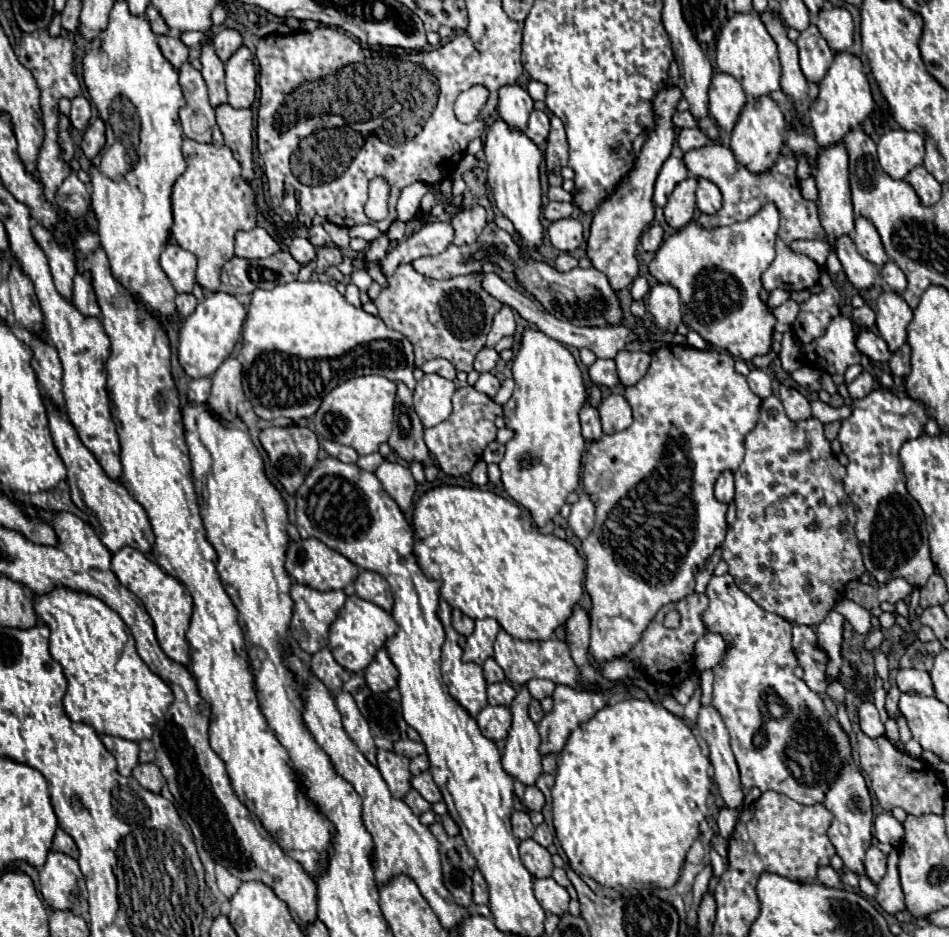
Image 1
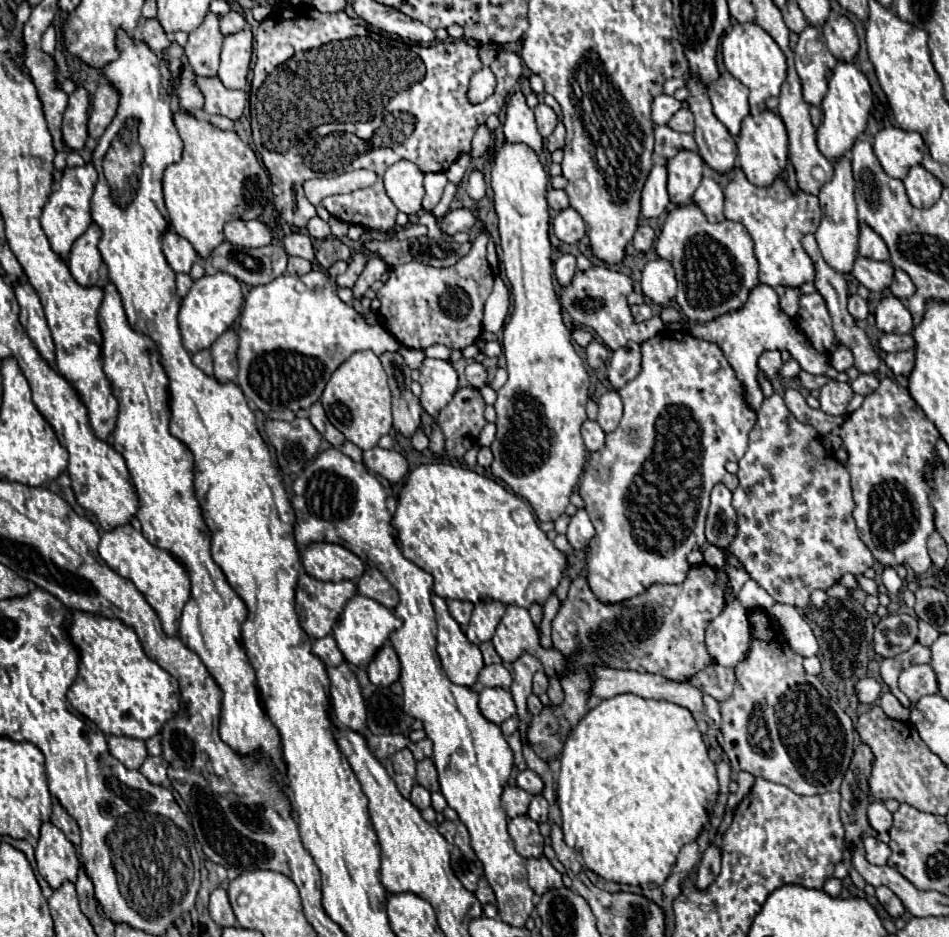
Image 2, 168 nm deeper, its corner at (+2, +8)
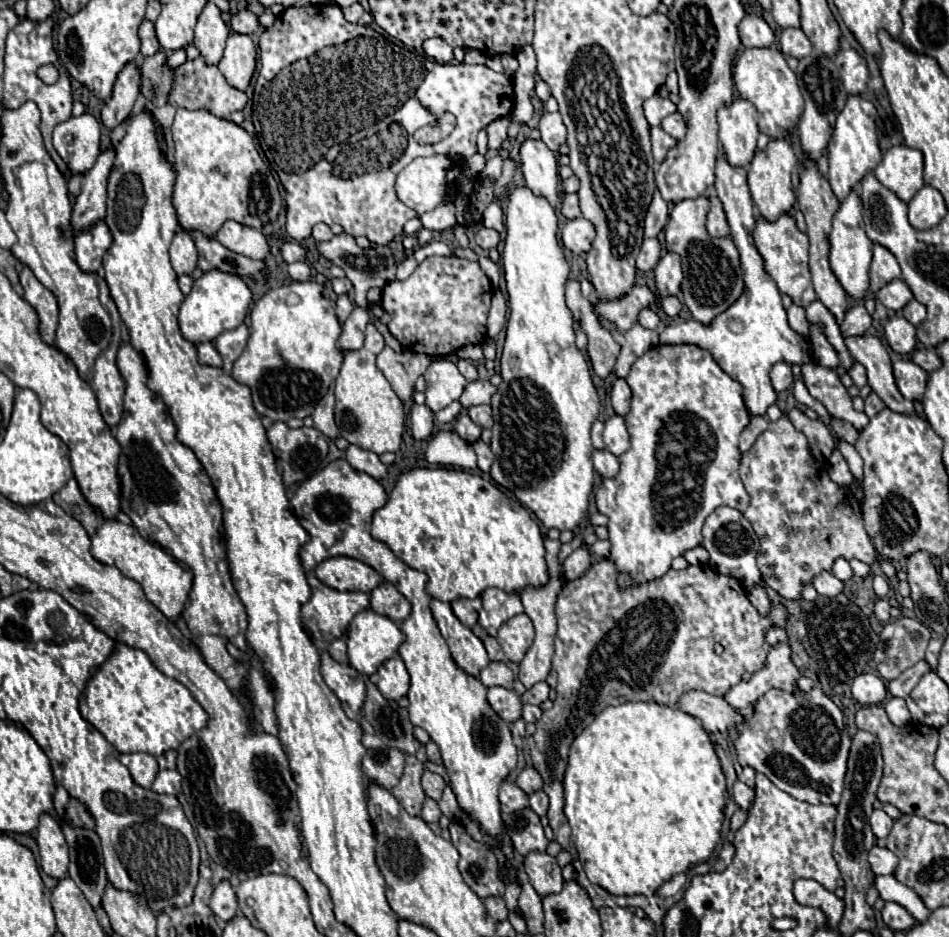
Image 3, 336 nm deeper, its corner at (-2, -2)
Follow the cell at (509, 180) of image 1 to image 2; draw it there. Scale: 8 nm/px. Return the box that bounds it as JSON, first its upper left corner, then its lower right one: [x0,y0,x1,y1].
[490,142,590,522]

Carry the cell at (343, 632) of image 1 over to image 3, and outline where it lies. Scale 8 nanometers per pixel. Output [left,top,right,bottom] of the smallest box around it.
[346,610,404,676]

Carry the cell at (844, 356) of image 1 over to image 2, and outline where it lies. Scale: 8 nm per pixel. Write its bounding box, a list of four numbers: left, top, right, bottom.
[830,346,854,372]

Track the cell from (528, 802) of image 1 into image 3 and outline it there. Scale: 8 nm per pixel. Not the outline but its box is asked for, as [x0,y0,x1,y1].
[516,768,542,794]

